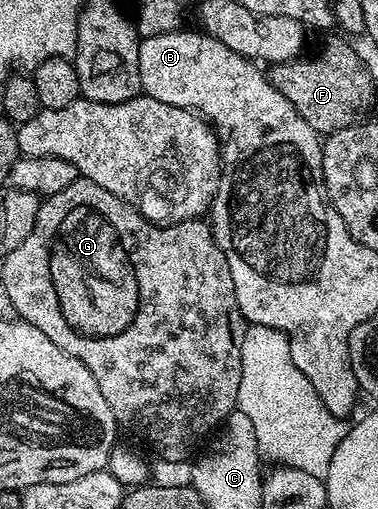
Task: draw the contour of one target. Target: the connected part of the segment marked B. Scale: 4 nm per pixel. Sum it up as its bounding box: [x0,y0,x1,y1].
[139,29,317,162]

